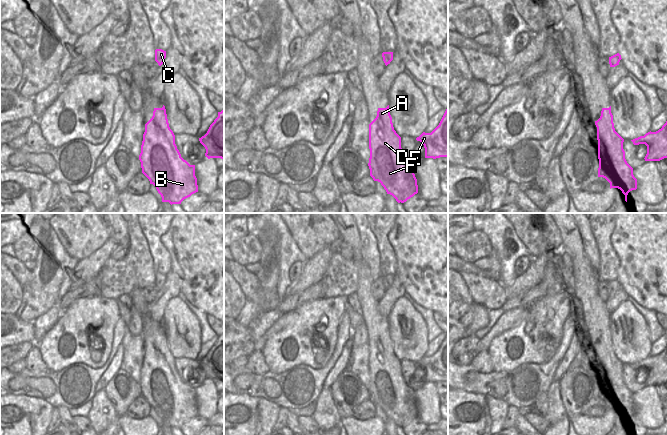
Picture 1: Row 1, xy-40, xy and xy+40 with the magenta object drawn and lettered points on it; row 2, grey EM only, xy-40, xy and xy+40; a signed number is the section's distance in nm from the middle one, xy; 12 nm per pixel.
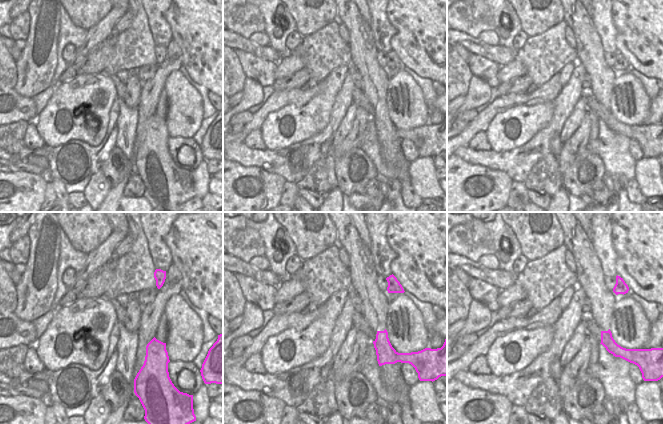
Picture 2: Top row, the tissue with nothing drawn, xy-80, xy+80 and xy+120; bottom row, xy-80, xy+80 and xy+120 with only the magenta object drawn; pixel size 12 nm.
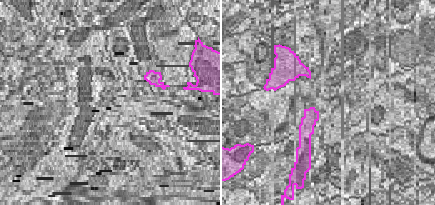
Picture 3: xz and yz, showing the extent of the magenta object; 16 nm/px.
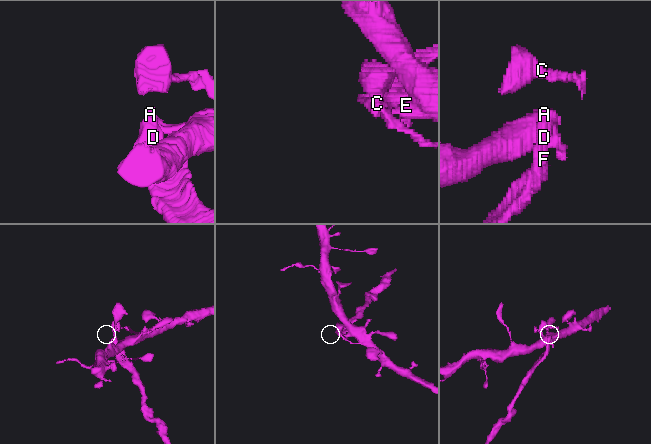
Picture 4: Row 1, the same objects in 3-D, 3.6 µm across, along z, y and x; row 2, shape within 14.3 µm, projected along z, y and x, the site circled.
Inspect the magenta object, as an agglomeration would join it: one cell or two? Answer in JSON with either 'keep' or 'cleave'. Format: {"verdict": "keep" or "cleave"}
{"verdict": "cleave"}

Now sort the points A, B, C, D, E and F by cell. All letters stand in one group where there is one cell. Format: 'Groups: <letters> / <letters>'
Groups: A C E / B D F.

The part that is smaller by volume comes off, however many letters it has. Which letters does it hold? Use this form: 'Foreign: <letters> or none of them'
Foreign: B, D, F

